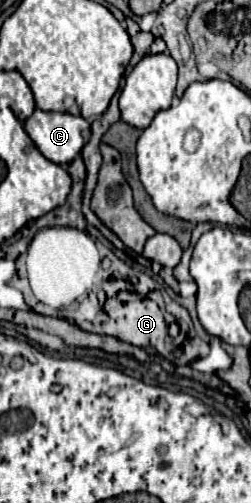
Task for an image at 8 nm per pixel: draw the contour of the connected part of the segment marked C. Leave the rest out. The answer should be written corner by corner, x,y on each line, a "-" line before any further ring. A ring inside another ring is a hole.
36,109
24,123
24,129
40,153
56,165
70,163
90,139
90,123
70,113

